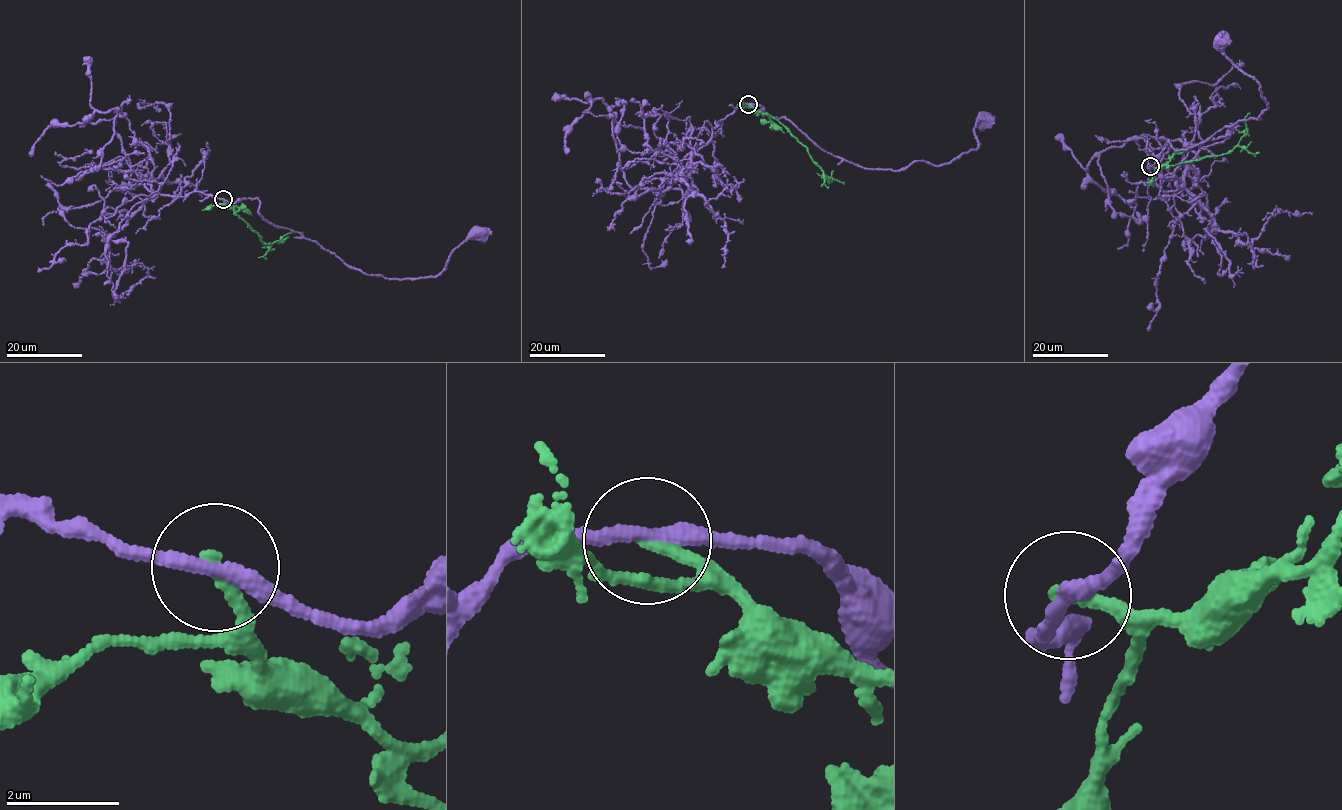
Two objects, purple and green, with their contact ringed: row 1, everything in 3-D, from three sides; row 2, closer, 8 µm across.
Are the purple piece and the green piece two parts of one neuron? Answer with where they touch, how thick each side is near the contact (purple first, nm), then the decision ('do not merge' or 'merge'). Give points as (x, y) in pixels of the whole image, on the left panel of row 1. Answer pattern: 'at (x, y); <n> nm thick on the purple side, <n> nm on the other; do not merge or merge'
at (223, 199); 260 nm thick on the purple side, 240 nm on the other; do not merge

